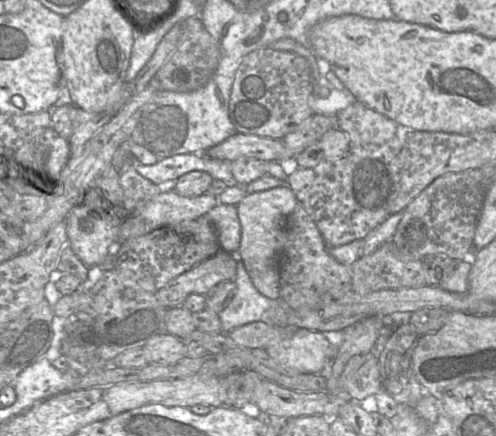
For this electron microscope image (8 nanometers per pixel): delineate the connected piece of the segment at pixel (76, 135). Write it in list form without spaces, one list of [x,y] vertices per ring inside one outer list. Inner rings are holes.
[[[71,104],[69,114],[72,132],[68,139],[70,155],[79,155],[85,143],[112,117],[107,114],[87,112]]]

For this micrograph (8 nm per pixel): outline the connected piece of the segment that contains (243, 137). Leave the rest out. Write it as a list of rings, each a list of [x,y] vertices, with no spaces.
[[[238,132],[209,148],[205,154],[231,162],[240,157],[253,157],[262,161],[279,161],[287,158],[287,152],[280,139]]]

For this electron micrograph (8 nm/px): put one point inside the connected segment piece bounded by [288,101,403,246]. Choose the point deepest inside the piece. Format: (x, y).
(347, 198)

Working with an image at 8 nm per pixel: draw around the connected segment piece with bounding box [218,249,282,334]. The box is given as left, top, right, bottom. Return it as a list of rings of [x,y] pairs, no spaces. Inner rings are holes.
[[[239,249],[230,254],[236,261],[236,275],[233,280],[235,295],[229,305],[218,314],[223,334],[228,334],[235,328],[261,321],[265,311],[282,302],[269,299],[257,291],[245,270]]]

